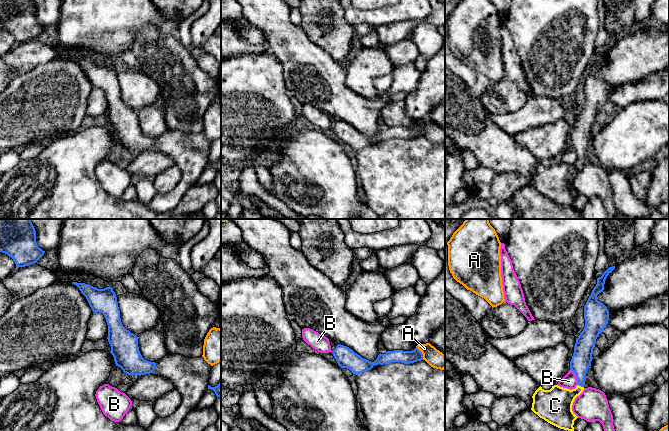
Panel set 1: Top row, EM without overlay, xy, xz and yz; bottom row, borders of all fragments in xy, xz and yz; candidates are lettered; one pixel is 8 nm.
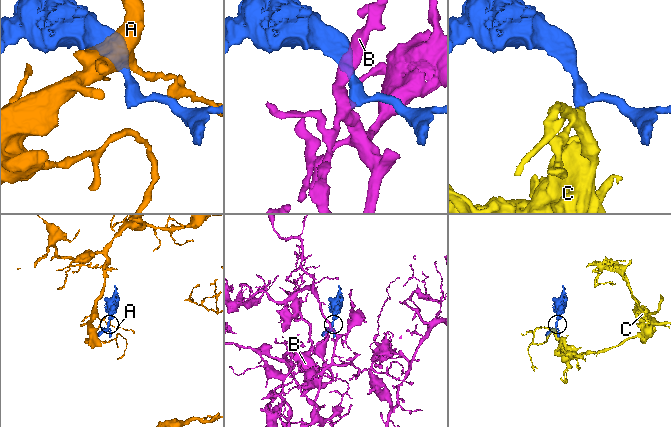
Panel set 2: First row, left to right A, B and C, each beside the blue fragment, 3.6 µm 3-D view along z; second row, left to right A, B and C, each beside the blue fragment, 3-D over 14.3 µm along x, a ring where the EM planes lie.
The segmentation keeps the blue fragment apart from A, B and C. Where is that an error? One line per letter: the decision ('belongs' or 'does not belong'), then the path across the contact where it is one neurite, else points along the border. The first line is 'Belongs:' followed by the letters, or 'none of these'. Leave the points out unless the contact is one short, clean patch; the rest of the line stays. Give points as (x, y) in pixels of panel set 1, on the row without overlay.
Belongs: C
A: does not belong; border xz (416, 122), (421, 128), (423, 135)
B: does not belong; border yz (570, 145), (574, 149), (578, 160)
C: belongs; way yz (581, 136), (581, 162), (556, 180)

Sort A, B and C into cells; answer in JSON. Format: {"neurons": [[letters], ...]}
{"neurons": [["A"], ["B"], ["C"]]}

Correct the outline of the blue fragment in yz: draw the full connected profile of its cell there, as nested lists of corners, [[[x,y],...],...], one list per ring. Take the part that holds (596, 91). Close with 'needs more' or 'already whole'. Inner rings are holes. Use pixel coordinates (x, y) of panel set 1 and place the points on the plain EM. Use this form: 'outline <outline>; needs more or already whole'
outline [[[609,43],[601,53],[597,54],[597,60],[593,64],[584,82],[585,103],[576,114],[574,129],[570,137],[570,146],[576,151],[578,161],[575,165],[567,165],[558,161],[550,166],[544,166],[541,162],[533,170],[531,186],[548,199],[564,206],[574,208],[574,197],[578,194],[572,187],[572,181],[585,161],[585,152],[593,135],[593,125],[596,115],[608,100],[609,87],[607,83],[597,76],[597,71],[604,66],[607,52],[615,45]]]; needs more

